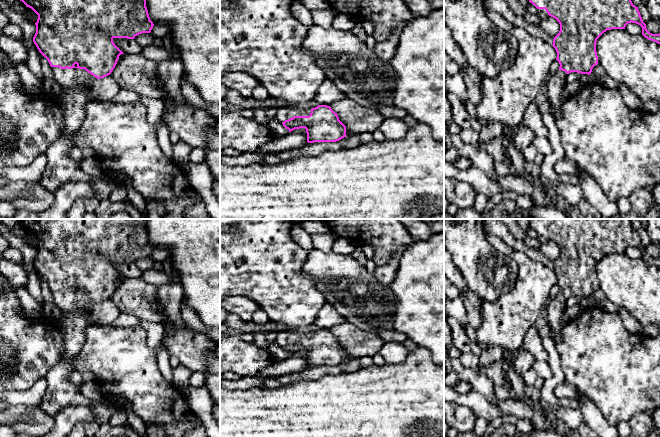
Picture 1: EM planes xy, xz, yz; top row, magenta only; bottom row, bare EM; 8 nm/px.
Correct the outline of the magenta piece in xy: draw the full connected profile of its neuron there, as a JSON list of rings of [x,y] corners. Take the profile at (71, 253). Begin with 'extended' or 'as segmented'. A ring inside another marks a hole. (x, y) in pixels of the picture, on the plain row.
extended; [[[19,219],[19,224],[38,239],[33,266],[48,284],[53,301],[62,312],[62,360],[47,373],[48,386],[39,405],[53,417],[65,407],[89,407],[93,403],[81,394],[79,385],[70,380],[73,371],[70,359],[78,355],[84,344],[91,306],[110,299],[119,280],[124,278],[113,263],[134,263],[139,258],[150,257],[154,248],[146,231],[146,219]]]

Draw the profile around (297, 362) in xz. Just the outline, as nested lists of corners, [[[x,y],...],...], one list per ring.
[[[305,352],[295,353],[281,361],[275,361],[269,367],[258,373],[257,377],[279,377],[284,374],[306,370],[307,357]]]

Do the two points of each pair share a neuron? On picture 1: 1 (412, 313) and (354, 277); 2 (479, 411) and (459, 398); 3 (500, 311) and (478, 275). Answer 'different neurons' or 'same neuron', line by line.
1: different neurons
2: same neuron
3: different neurons

